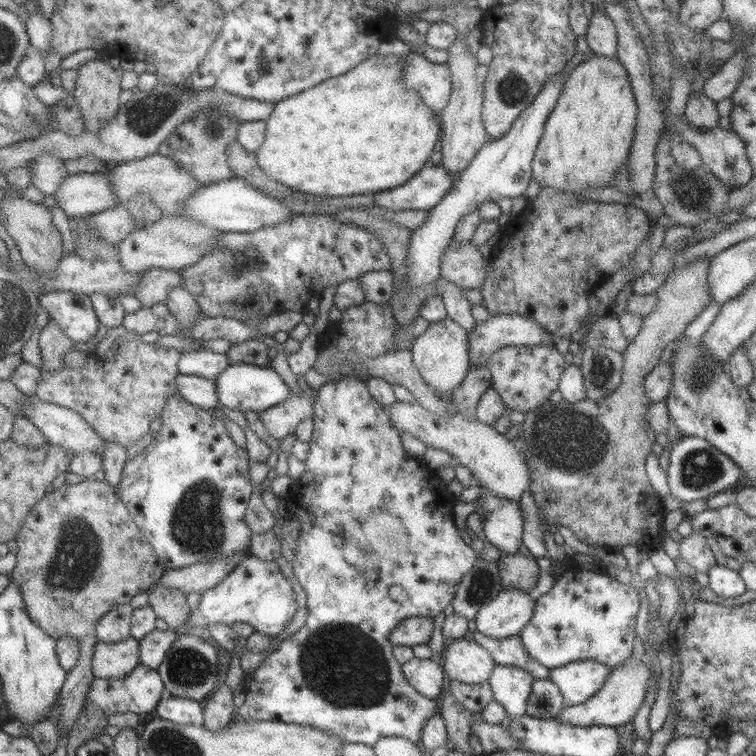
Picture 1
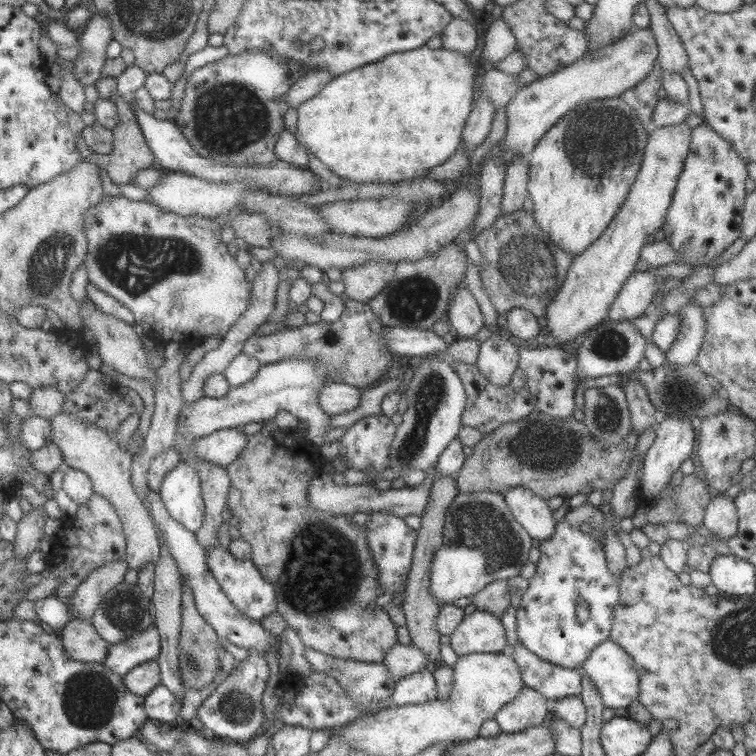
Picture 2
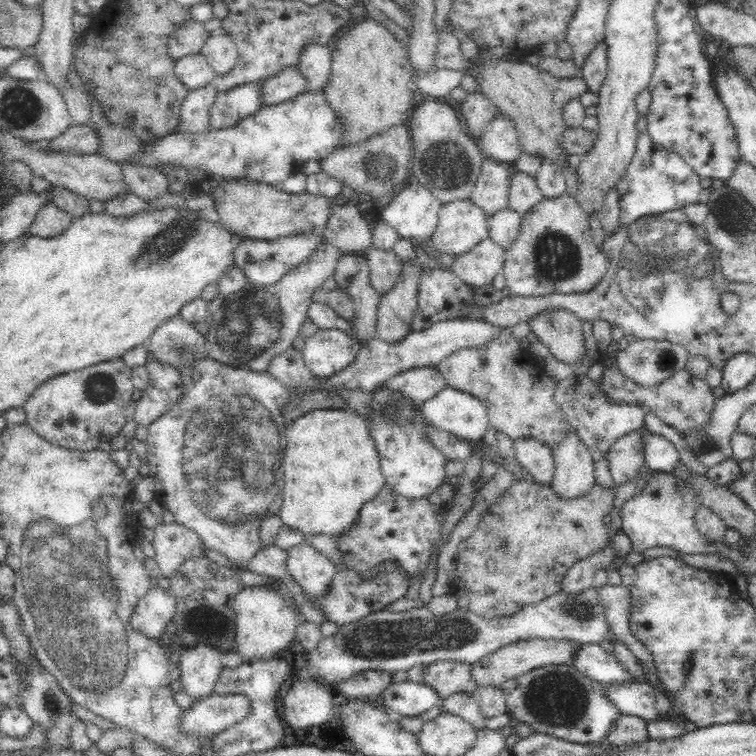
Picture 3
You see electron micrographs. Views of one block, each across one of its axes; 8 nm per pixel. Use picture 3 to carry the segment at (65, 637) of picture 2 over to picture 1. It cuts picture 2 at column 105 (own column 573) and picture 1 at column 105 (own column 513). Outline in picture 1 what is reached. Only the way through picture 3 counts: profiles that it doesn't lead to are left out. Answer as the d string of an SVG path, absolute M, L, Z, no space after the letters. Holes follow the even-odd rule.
M131 637L118 643L99 641L92 657L92 670L98 678L122 678L130 674L138 665L140 665L140 644L138 640Z

